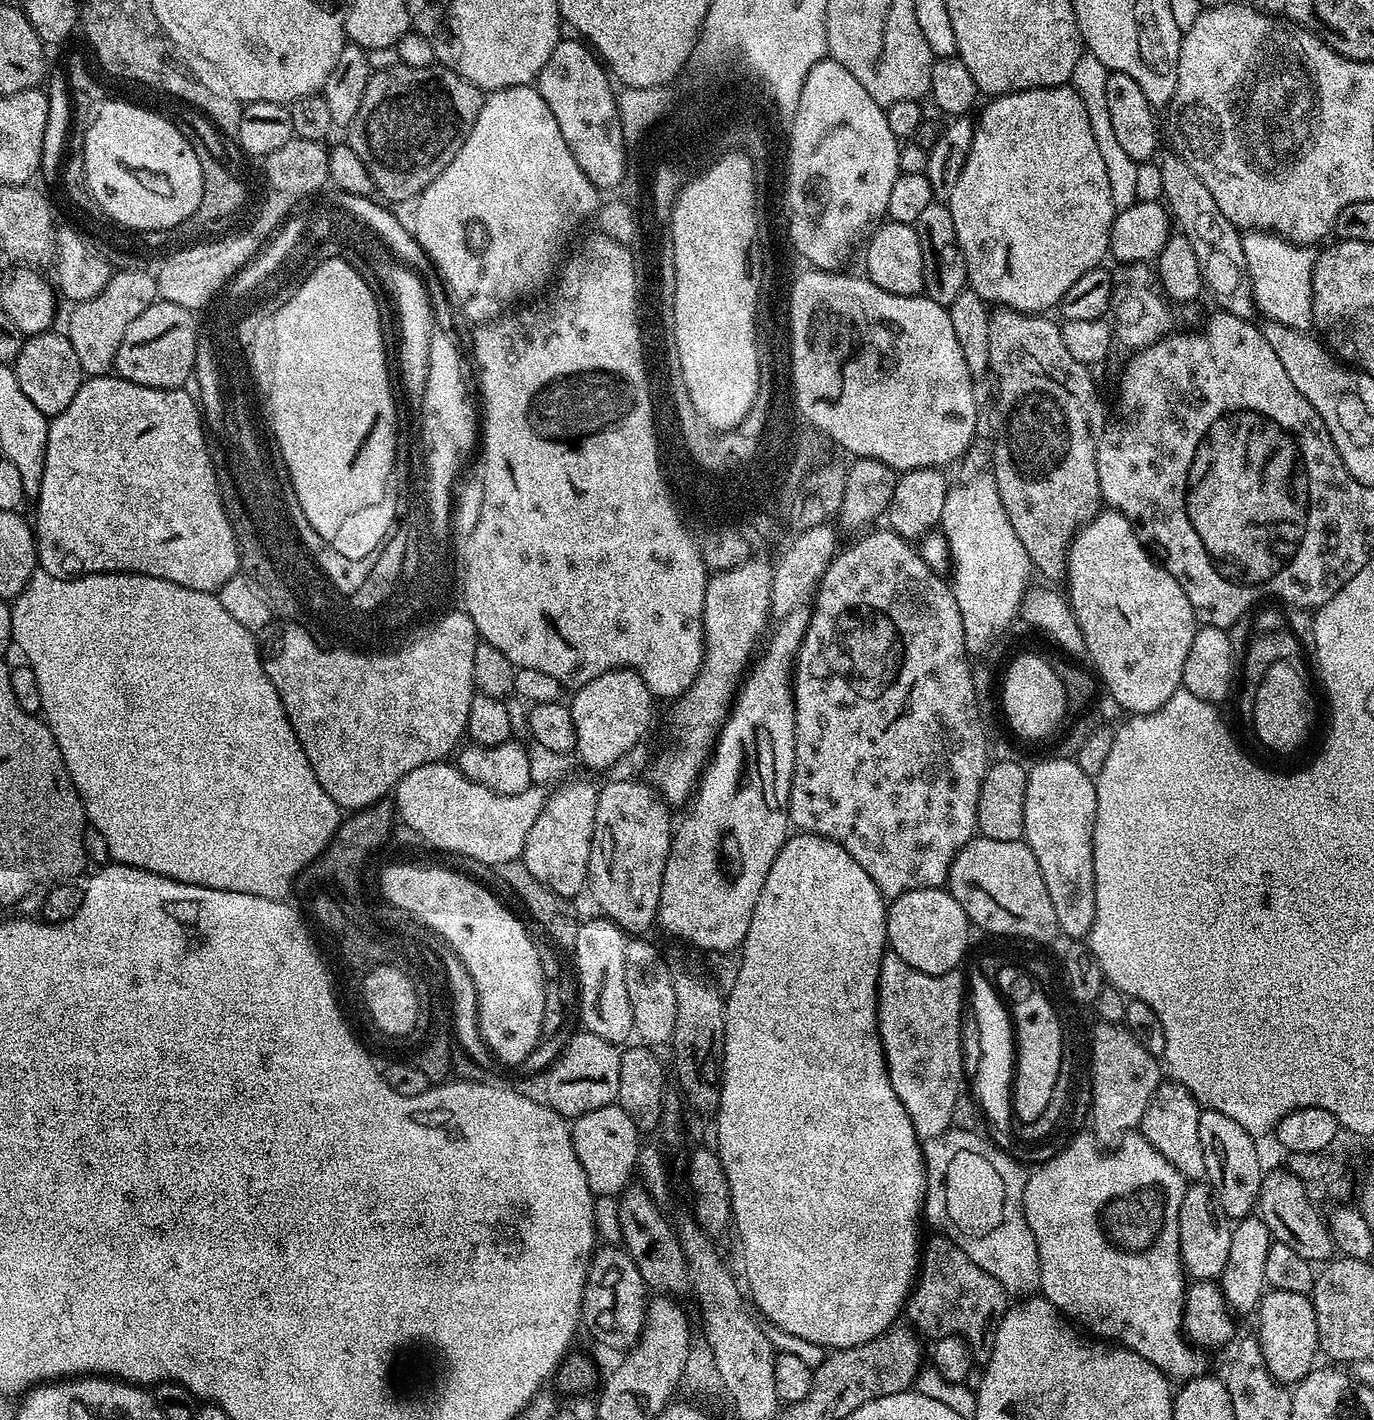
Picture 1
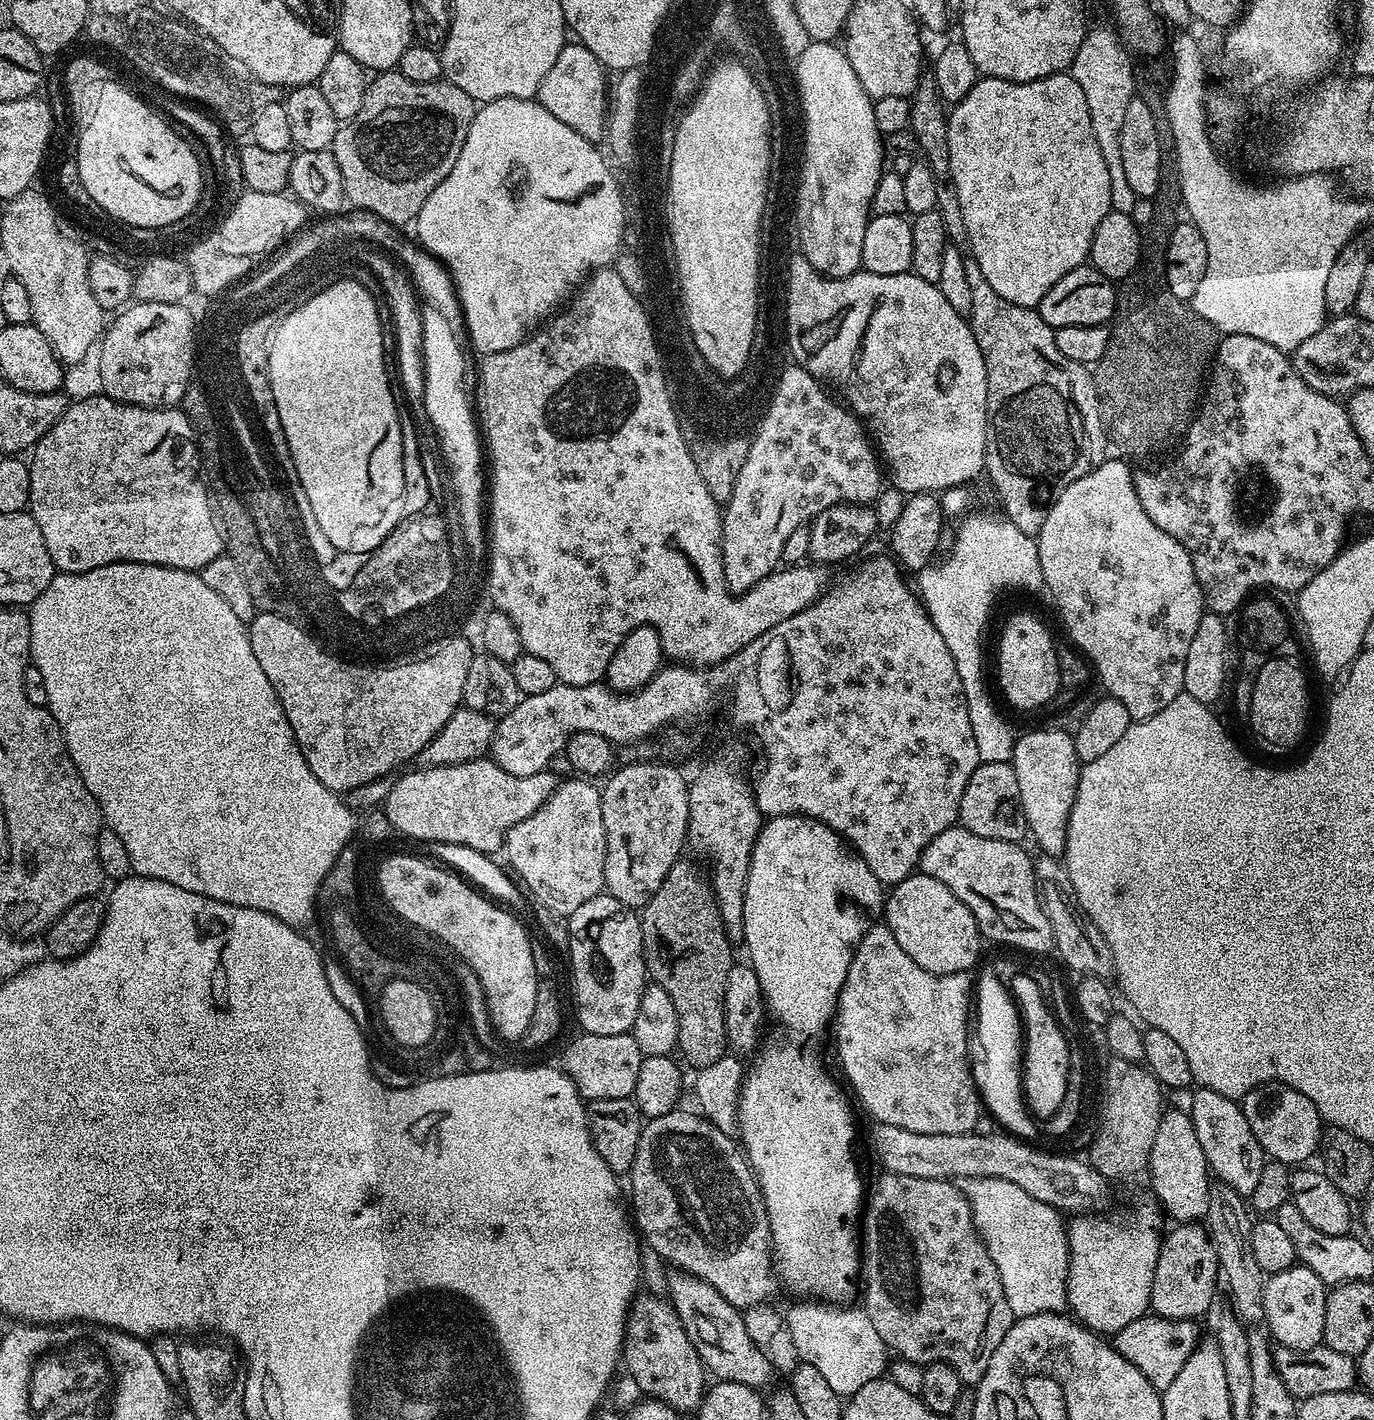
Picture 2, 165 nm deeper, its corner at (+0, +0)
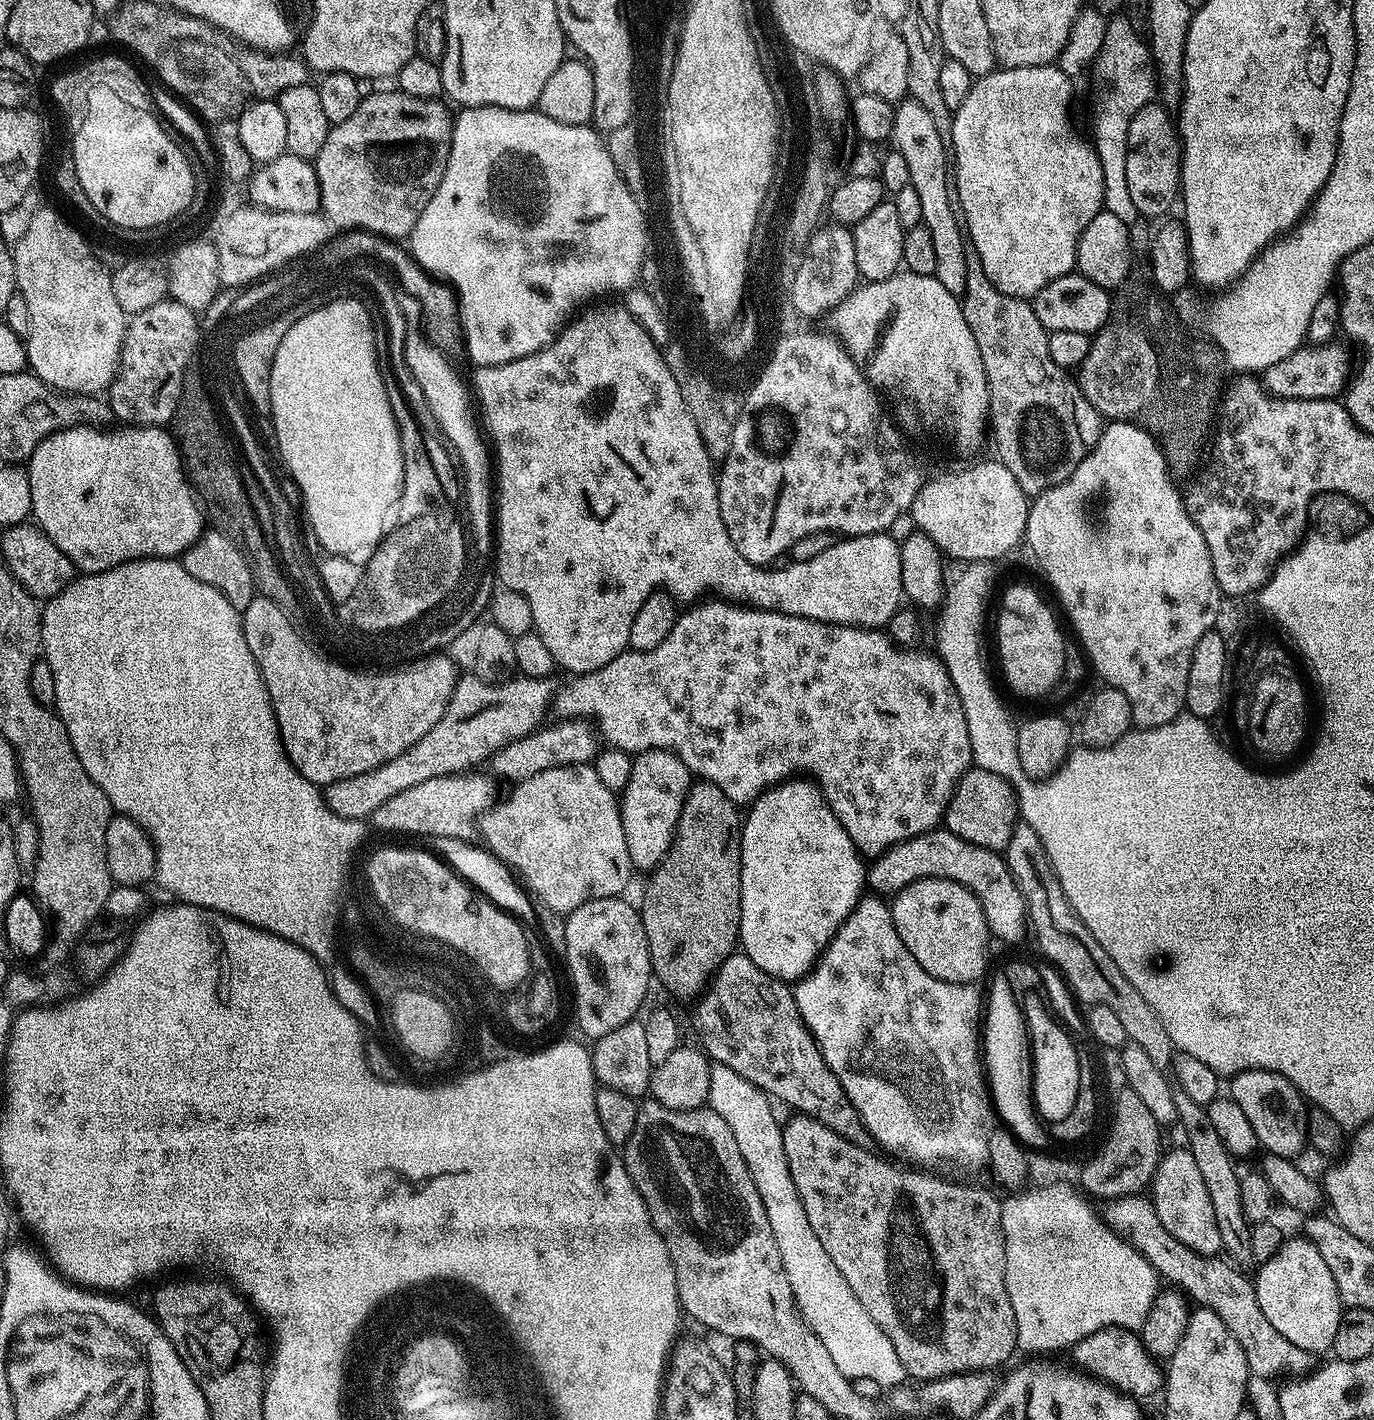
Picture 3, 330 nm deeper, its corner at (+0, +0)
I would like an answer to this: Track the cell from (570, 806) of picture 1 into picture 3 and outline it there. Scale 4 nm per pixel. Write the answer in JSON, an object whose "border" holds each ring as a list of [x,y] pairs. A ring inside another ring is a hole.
{"border":[[[591,763],[566,765],[564,768],[545,770],[540,774],[535,774],[532,778],[526,778],[524,781],[517,783],[512,789],[513,792],[508,797],[497,799],[496,803],[480,817],[478,821],[478,832],[482,837],[483,843],[487,845],[490,851],[504,864],[508,865],[513,873],[533,893],[540,895],[539,903],[544,908],[552,908],[558,913],[567,914],[574,911],[578,906],[582,906],[591,900],[598,898],[610,898],[611,896],[620,896],[623,888],[627,886],[628,879],[634,875],[634,869],[630,862],[630,850],[626,850],[626,834],[622,830],[622,818],[620,817],[620,806],[618,803],[617,793],[612,792],[606,787],[602,778],[598,778],[595,767]]]}

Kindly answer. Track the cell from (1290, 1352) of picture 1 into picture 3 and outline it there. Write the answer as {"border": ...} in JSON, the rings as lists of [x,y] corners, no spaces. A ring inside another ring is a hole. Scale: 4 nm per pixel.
{"border":[[[1297,1234],[1293,1240],[1292,1237],[1285,1239],[1278,1254],[1255,1270],[1258,1306],[1262,1306],[1262,1314],[1266,1314],[1270,1326],[1274,1326],[1282,1338],[1294,1342],[1294,1346],[1302,1346],[1302,1350],[1327,1353],[1334,1342],[1334,1334],[1338,1334],[1338,1322],[1346,1308],[1340,1302],[1330,1266],[1326,1266],[1322,1254],[1318,1254],[1318,1246]]]}

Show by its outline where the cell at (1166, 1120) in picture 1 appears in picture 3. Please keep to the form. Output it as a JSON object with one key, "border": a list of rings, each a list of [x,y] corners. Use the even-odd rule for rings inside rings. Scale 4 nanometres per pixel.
{"border":[[[1187,1146],[1172,1148],[1169,1152],[1167,1149],[1161,1155],[1156,1173],[1152,1176],[1150,1199],[1164,1229],[1174,1234],[1182,1246],[1190,1246],[1190,1250],[1203,1256],[1215,1256],[1221,1251],[1218,1218],[1214,1218],[1214,1202],[1210,1202],[1202,1170],[1198,1170],[1198,1162],[1194,1162],[1194,1154]]]}

